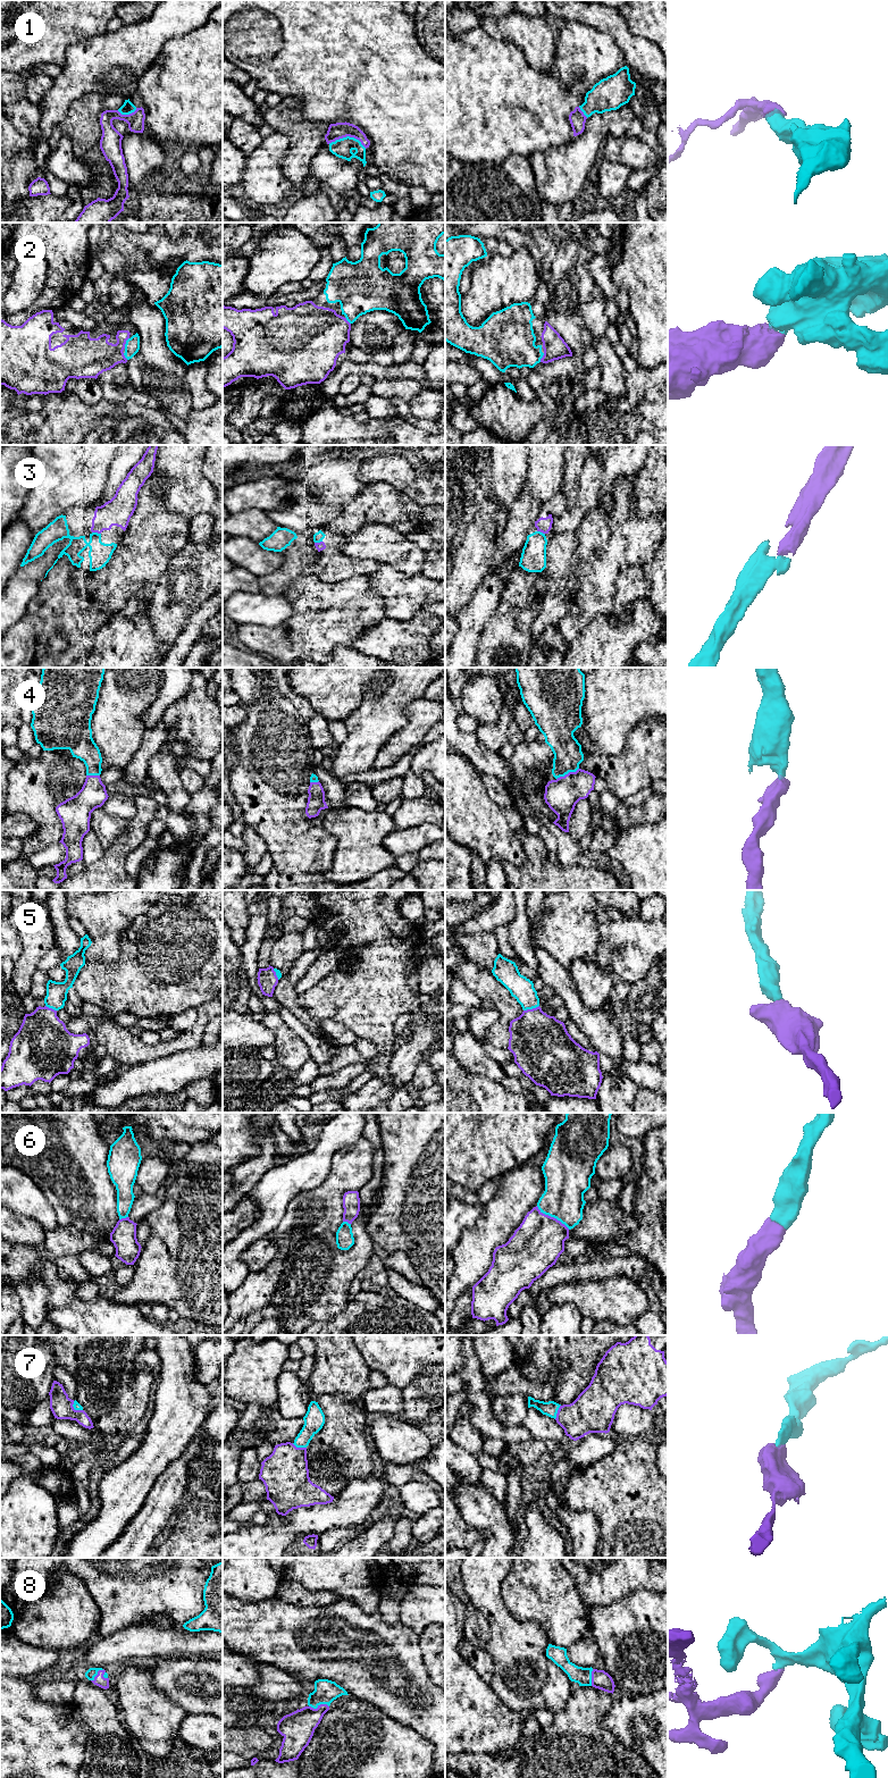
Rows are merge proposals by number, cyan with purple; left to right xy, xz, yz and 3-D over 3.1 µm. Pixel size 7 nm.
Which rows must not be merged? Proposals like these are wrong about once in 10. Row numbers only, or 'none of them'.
none of them

